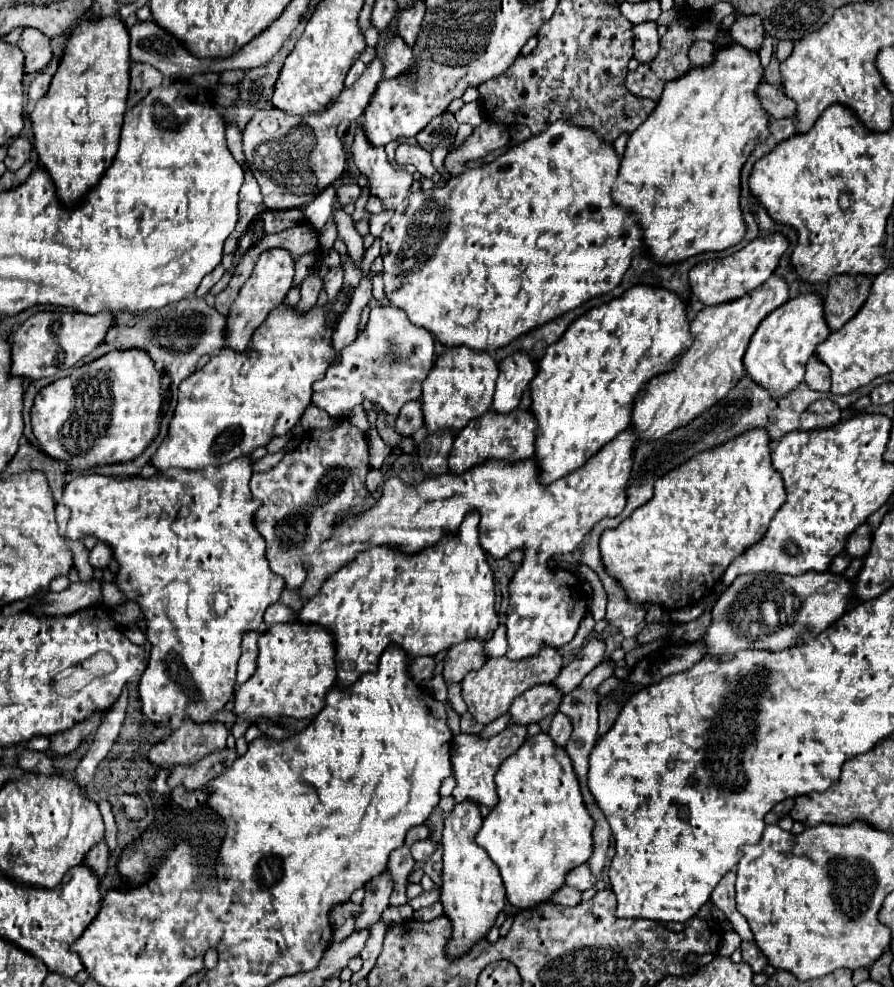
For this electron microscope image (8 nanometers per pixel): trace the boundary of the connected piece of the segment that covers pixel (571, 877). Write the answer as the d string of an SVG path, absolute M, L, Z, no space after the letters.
M582 864L582 866L574 868L572 872L568 872L566 884L572 886L572 888L576 888L576 890L582 890L584 892L584 890L588 890L588 888L594 886L594 874L590 874L588 864Z

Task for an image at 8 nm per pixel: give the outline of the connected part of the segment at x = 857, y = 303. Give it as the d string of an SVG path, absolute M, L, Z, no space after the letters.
M834 276L828 282L828 292L824 296L824 318L830 332L840 330L854 314L862 308L868 298L872 278L866 276Z

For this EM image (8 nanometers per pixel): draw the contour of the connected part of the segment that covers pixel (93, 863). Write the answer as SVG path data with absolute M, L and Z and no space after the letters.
M100 842L96 848L92 848L84 860L84 864L102 880L108 868L108 848L106 842Z

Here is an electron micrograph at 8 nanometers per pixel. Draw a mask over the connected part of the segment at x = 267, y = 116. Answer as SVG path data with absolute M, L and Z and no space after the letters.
M374 58L366 70L362 72L362 76L350 86L344 88L340 98L336 102L330 102L326 106L326 110L318 112L318 114L310 114L310 116L286 116L284 112L270 108L270 110L258 110L252 118L252 122L246 126L244 134L242 134L242 142L244 142L244 154L246 156L276 156L276 182L272 178L270 170L258 170L254 168L254 178L258 180L260 188L262 188L262 196L264 196L264 206L268 210L286 210L286 208L302 208L308 206L326 186L330 186L332 182L336 182L346 166L346 152L342 146L342 140L336 136L336 128L342 120L356 120L364 114L364 108L368 106L378 82L382 80L382 62L378 62L378 58Z

